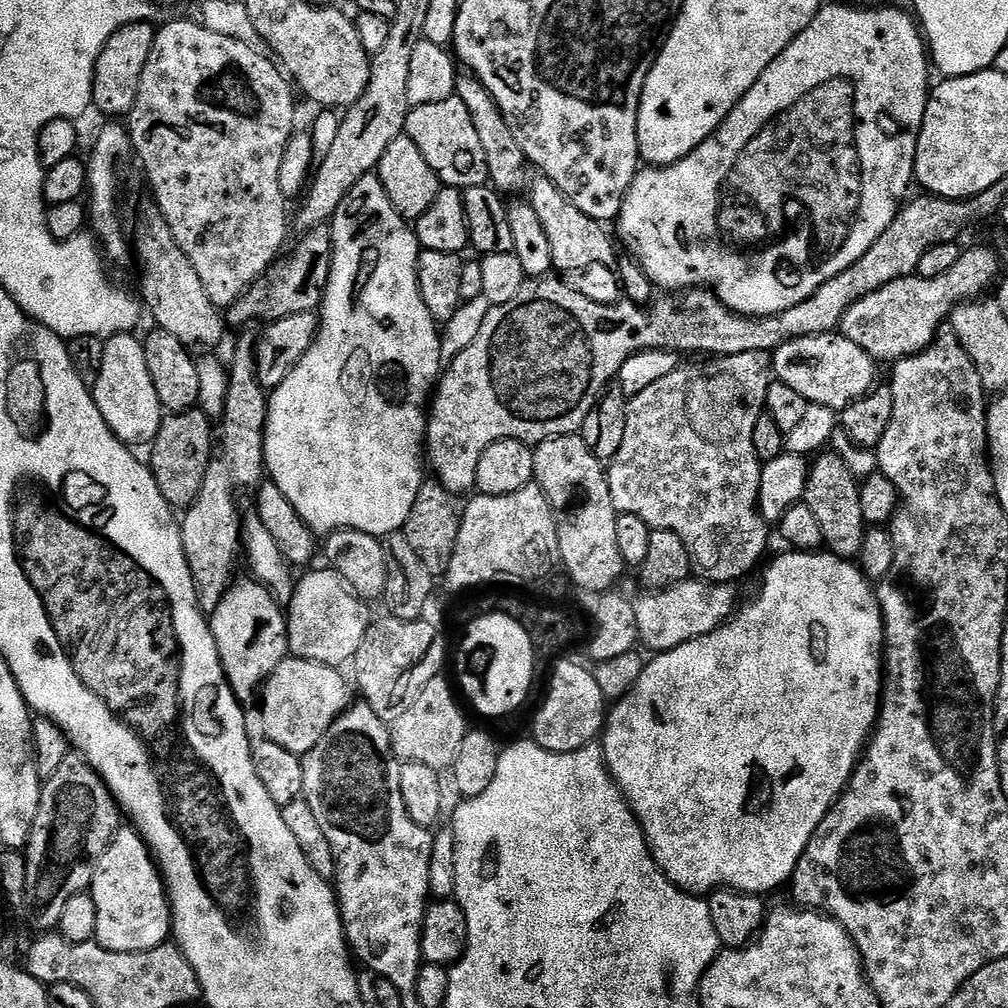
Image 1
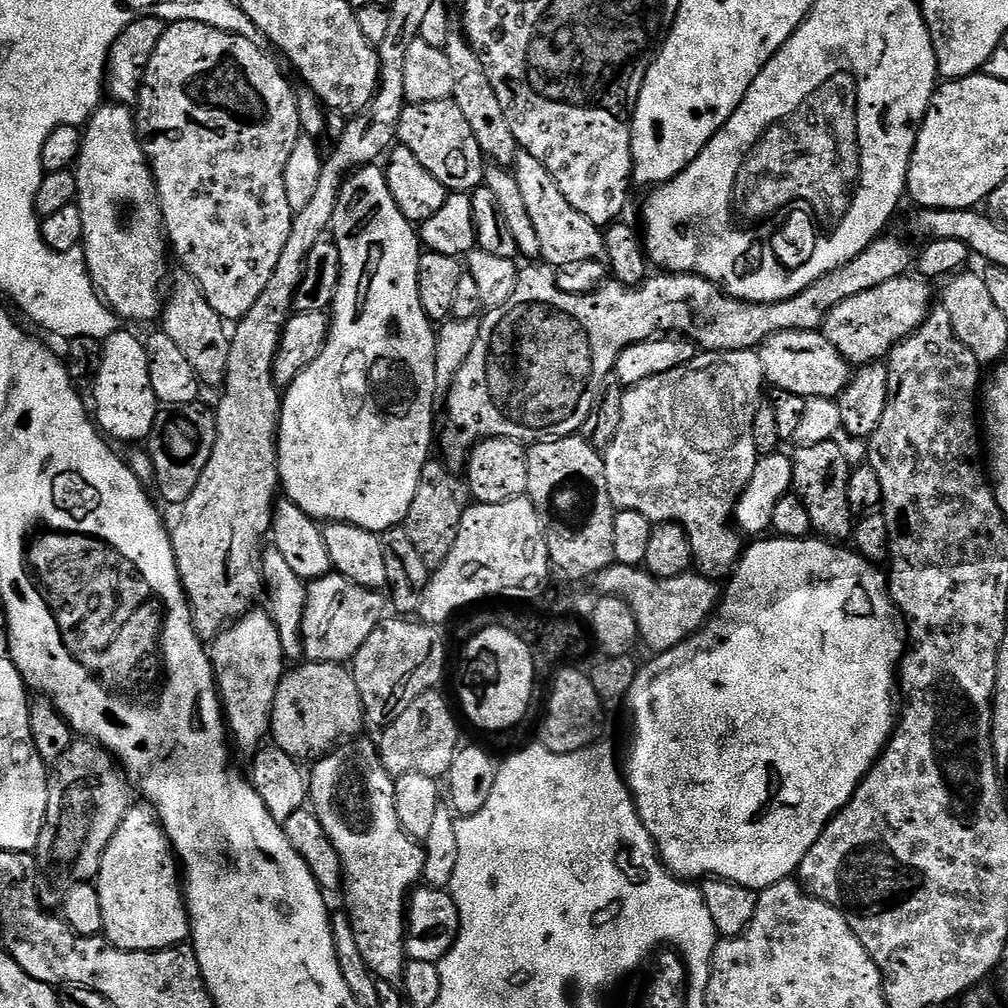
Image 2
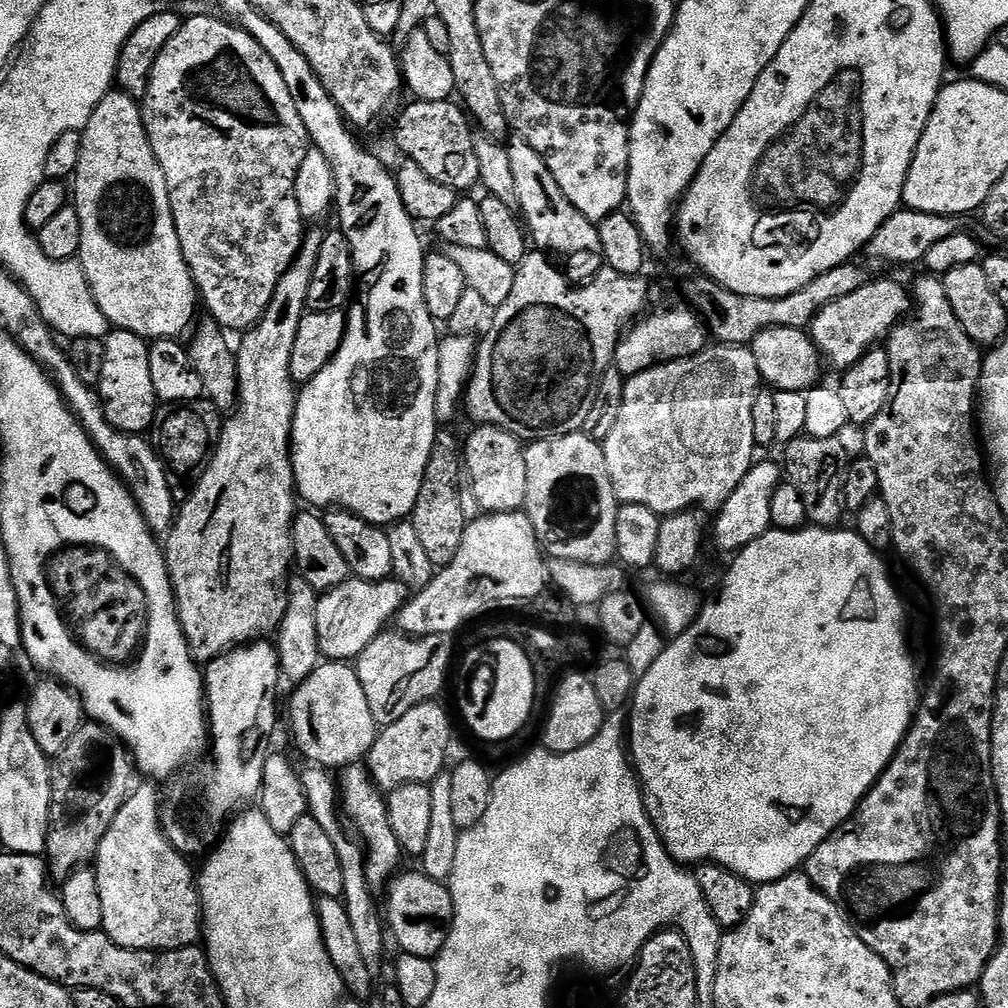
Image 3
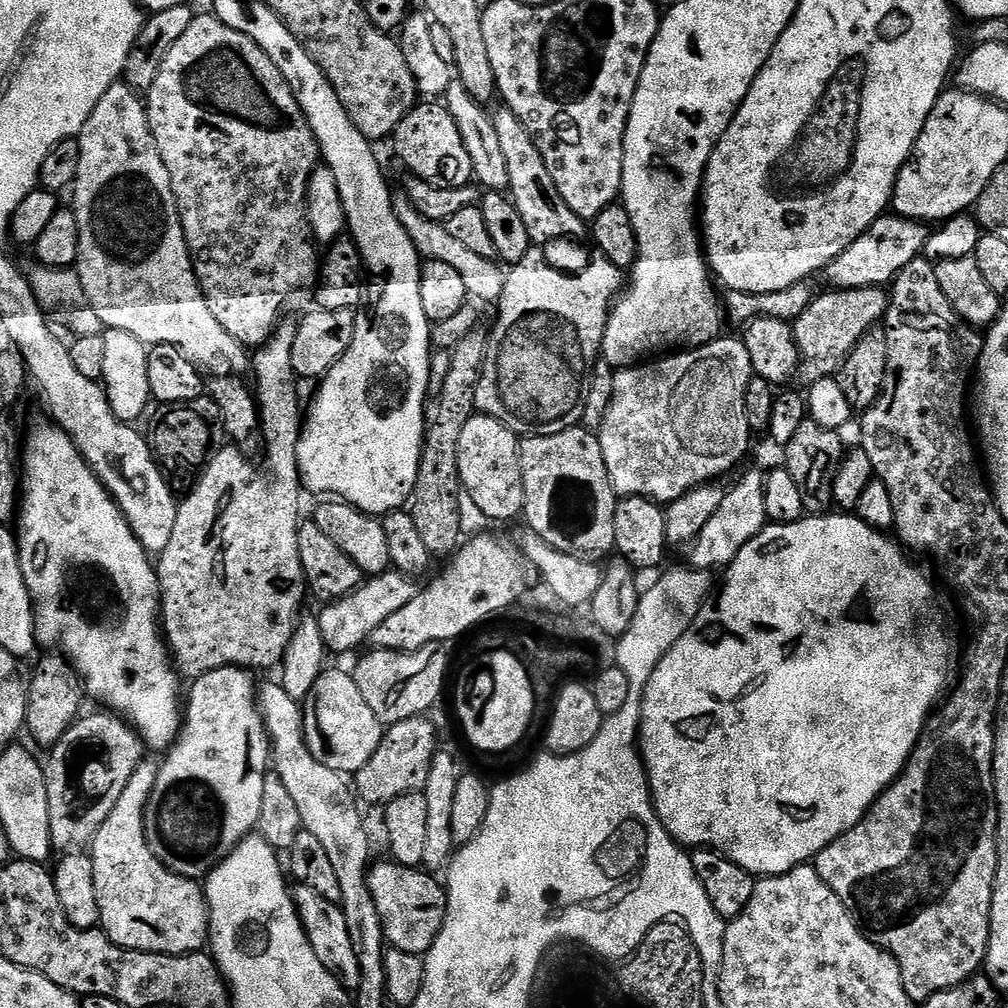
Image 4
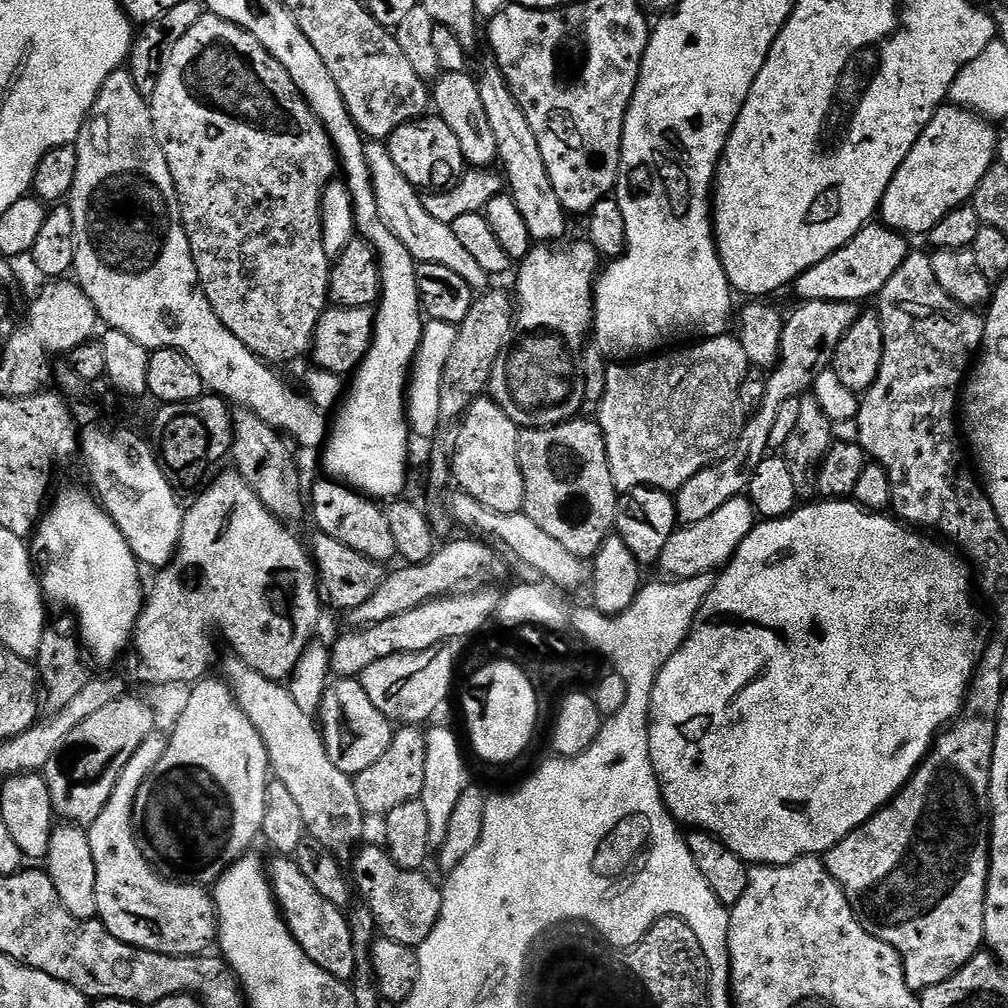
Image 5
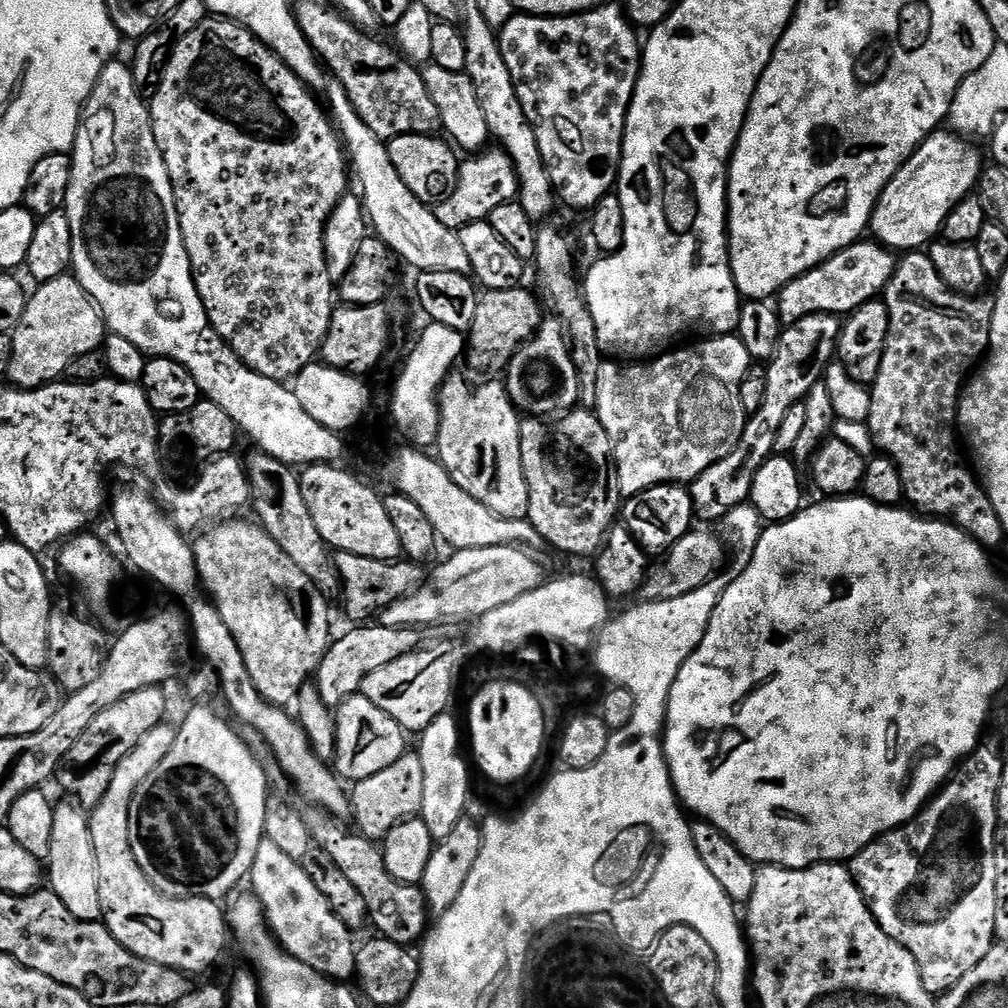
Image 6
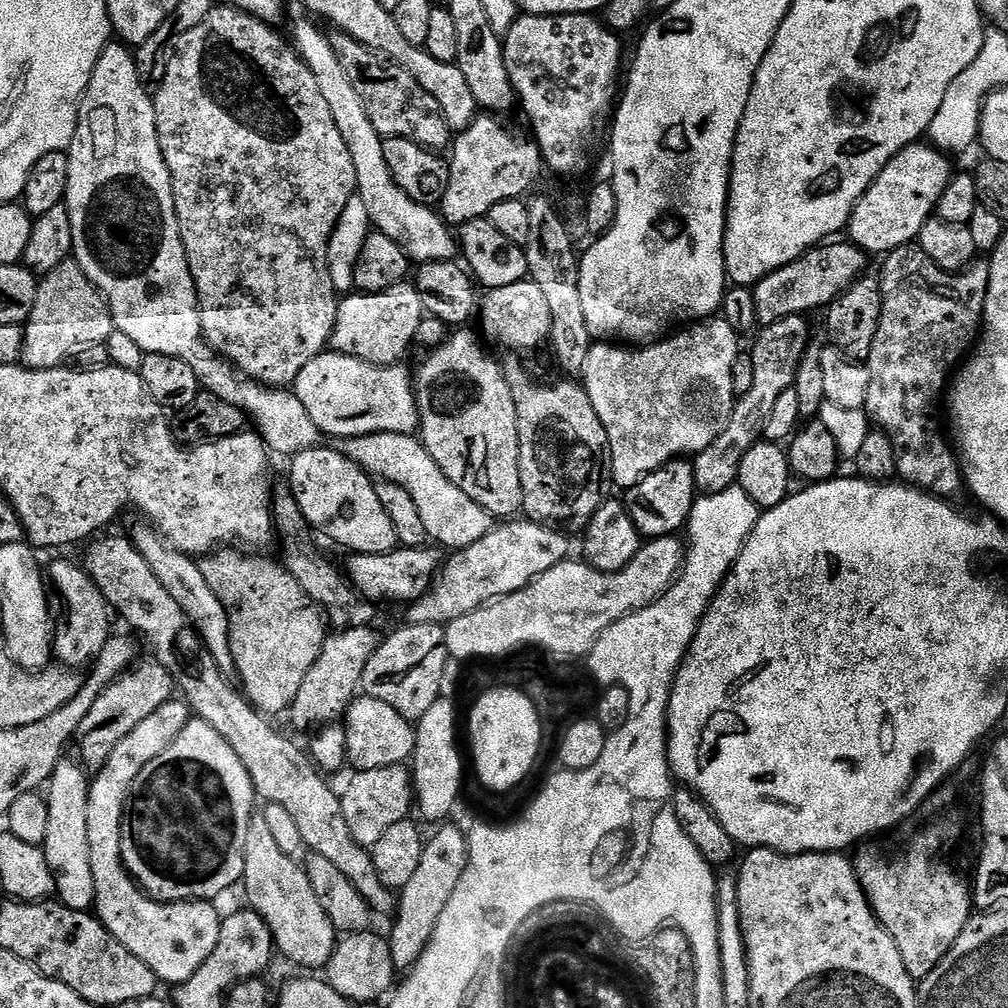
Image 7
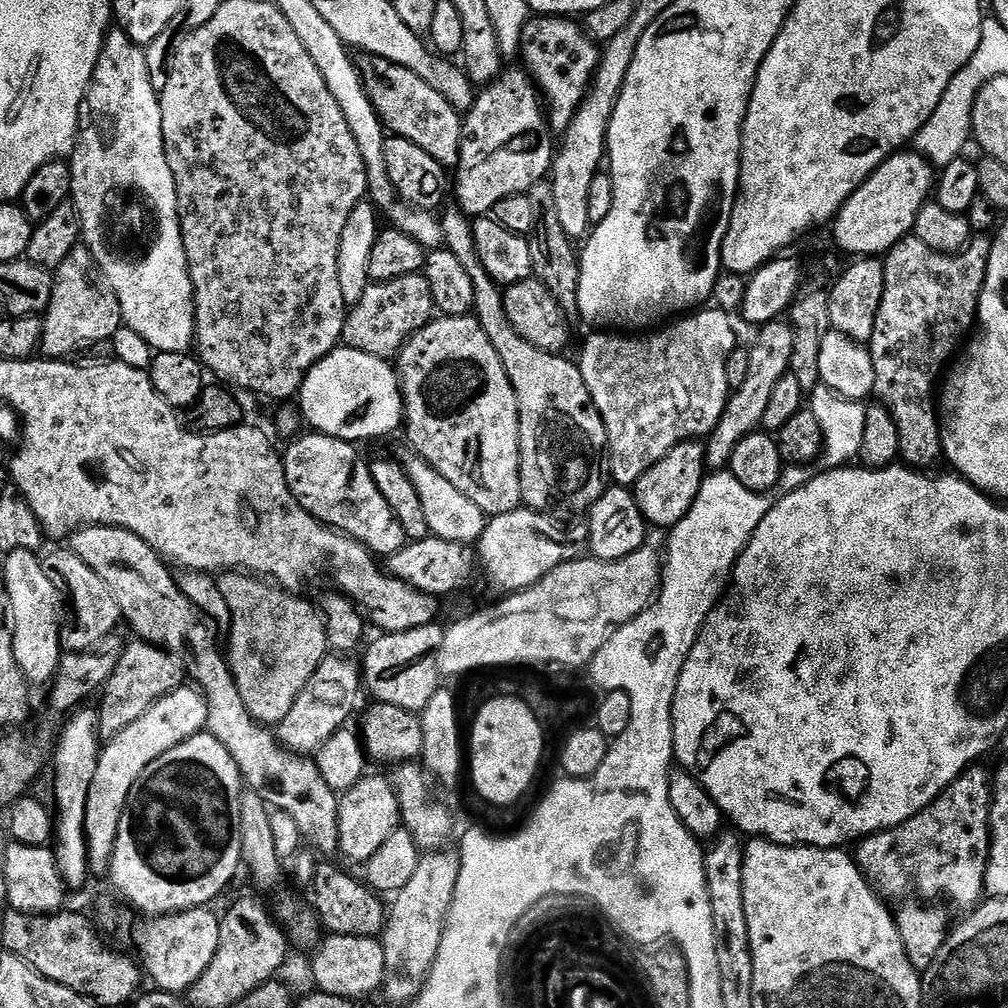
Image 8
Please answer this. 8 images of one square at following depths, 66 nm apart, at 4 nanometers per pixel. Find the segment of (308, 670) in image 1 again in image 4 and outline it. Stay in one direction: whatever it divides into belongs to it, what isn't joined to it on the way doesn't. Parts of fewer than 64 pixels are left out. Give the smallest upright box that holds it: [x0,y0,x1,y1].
[304,670,386,774]

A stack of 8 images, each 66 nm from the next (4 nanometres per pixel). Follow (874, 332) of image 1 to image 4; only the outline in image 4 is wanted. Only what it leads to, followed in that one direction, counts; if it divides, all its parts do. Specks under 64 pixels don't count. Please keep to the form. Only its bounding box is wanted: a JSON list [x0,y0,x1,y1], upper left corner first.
[792,288,889,386]

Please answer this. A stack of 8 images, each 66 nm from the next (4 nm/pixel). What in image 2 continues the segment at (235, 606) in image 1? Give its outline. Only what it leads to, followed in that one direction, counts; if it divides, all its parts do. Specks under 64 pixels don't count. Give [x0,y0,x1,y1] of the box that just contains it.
[210,610,286,754]

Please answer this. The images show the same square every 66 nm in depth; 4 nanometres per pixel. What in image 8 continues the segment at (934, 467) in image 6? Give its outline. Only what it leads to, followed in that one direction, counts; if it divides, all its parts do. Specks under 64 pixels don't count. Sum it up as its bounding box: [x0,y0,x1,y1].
[870,238,991,470]

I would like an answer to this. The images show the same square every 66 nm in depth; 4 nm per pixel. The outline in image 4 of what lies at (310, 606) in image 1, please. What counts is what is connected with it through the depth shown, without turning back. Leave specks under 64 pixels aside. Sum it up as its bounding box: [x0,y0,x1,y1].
[318,570,417,653]

